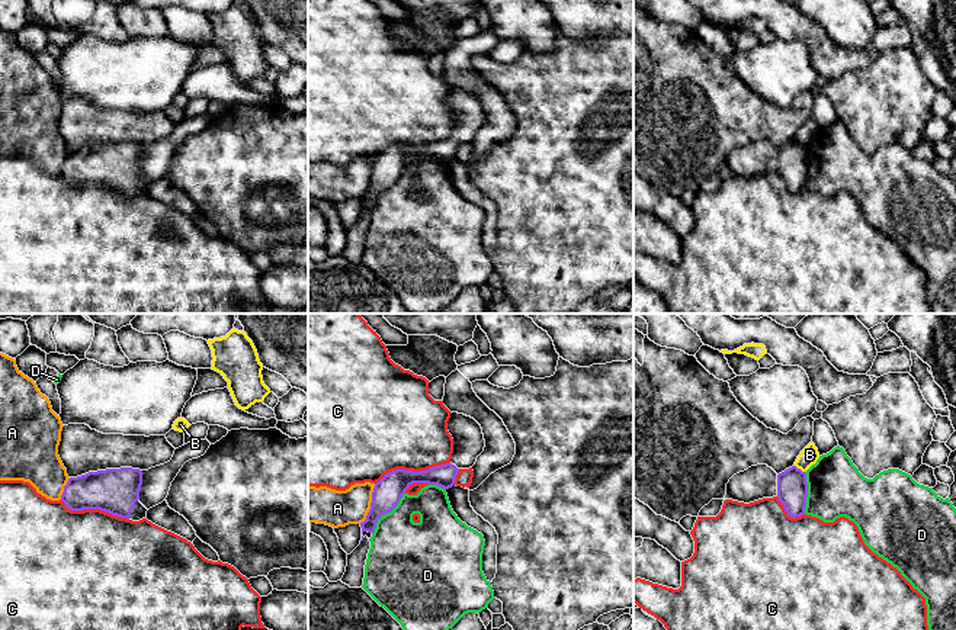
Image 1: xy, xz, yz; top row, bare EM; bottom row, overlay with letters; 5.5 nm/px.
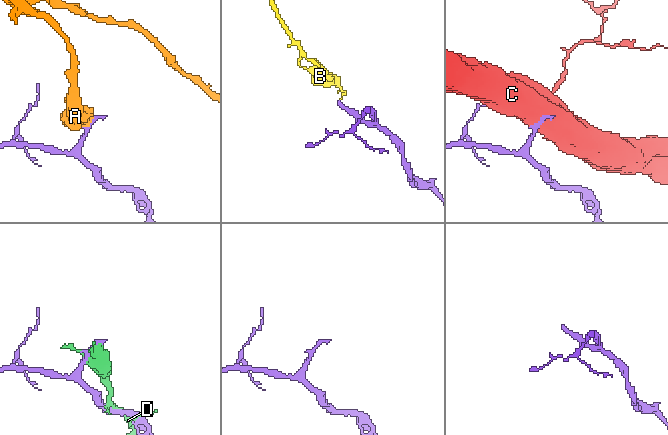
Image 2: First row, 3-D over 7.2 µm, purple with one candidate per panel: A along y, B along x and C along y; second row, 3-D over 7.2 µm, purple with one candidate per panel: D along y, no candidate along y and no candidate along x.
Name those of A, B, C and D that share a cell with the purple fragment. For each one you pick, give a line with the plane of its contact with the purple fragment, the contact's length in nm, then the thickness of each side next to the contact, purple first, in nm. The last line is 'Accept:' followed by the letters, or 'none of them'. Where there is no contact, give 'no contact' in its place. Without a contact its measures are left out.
Accept: none of them

